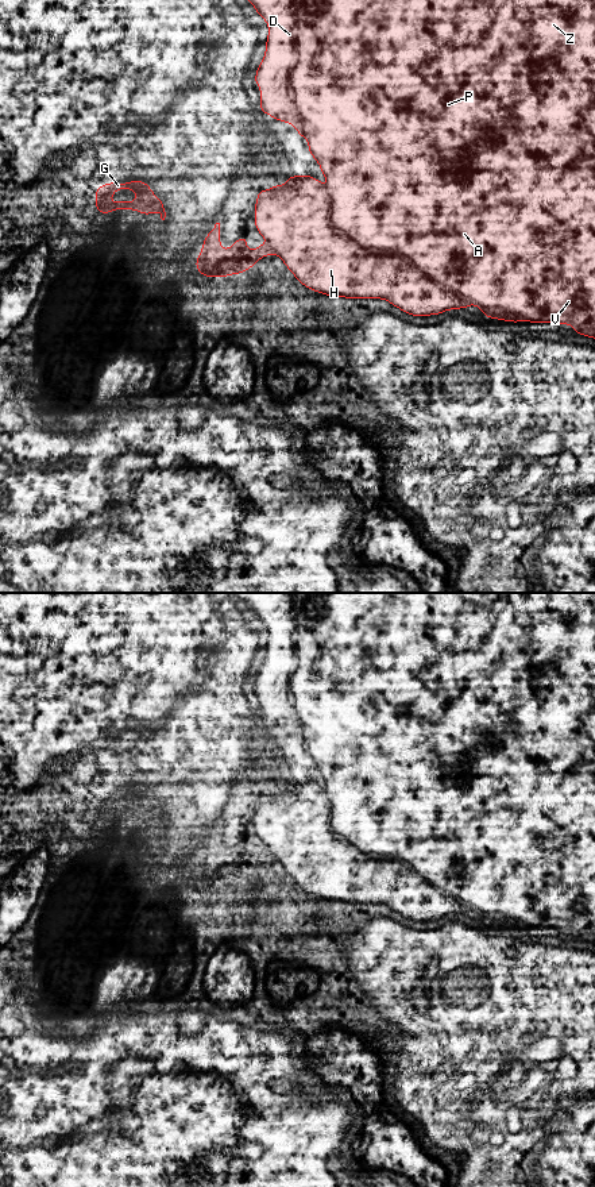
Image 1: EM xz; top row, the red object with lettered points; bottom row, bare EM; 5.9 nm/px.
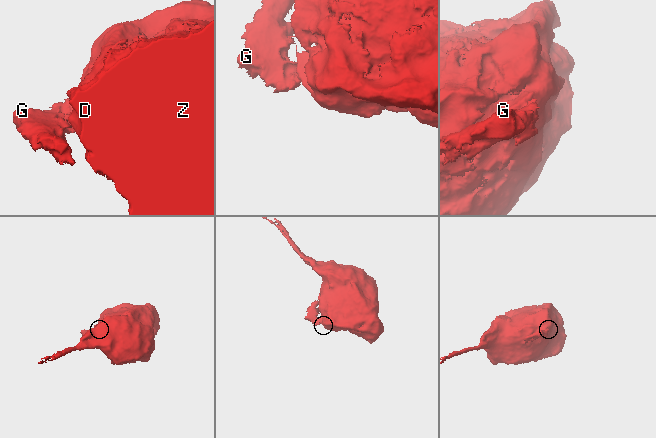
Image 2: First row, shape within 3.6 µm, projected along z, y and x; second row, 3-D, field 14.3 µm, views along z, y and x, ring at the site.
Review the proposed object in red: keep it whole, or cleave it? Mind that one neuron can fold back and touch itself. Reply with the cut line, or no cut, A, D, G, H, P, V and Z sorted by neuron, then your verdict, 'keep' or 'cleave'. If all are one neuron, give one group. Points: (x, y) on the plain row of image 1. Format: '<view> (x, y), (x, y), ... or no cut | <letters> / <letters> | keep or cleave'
xz (269, 850), (277, 858) | A D H P V Z / G | cleave

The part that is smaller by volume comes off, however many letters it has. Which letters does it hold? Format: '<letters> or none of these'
G

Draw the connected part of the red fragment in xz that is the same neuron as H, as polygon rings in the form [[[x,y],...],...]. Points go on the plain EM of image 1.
[[[236,593],[236,594],[237,594],[237,596],[239,596],[239,598],[240,598],[240,600],[242,600],[242,601],[244,601],[244,602],[246,602],[246,604],[247,604],[247,605],[248,605],[248,606],[250,606],[250,608],[251,608],[251,609],[252,609],[252,610],[254,610],[254,612],[255,612],[255,614],[256,614],[256,617],[258,617],[258,618],[259,618],[259,620],[260,620],[260,621],[262,621],[262,623],[263,623],[263,624],[264,624],[264,625],[266,625],[266,627],[267,627],[267,629],[268,629],[268,643],[267,643],[267,647],[266,647],[266,659],[264,659],[264,662],[263,662],[263,666],[262,666],[262,667],[260,667],[260,670],[259,670],[259,672],[258,672],[258,677],[256,677],[256,679],[255,679],[255,689],[256,689],[256,690],[259,690],[259,691],[260,691],[260,706],[259,706],[259,708],[260,708],[260,717],[263,717],[263,718],[268,718],[268,720],[270,720],[270,721],[271,721],[271,722],[275,722],[275,724],[277,724],[277,725],[279,725],[279,727],[286,727],[286,728],[291,728],[291,729],[293,729],[293,731],[294,731],[294,732],[295,732],[295,735],[297,735],[297,736],[298,736],[298,739],[300,739],[300,741],[305,741],[305,743],[306,743],[306,745],[308,745],[308,747],[309,747],[309,759],[310,759],[310,760],[313,760],[313,762],[314,762],[314,763],[316,763],[316,764],[317,764],[317,767],[318,767],[318,770],[320,770],[320,772],[321,772],[321,776],[322,776],[322,778],[324,778],[324,779],[325,779],[325,783],[327,783],[327,787],[328,787],[328,793],[327,793],[327,794],[325,794],[325,793],[324,793],[324,791],[322,791],[322,790],[321,790],[321,787],[320,787],[320,786],[318,786],[318,785],[316,785],[316,783],[314,783],[314,782],[310,782],[310,781],[291,781],[291,782],[290,782],[290,783],[289,783],[289,785],[287,785],[287,786],[286,786],[286,789],[285,789],[285,790],[283,790],[283,791],[279,791],[279,790],[277,790],[277,789],[275,789],[275,790],[274,790],[274,793],[273,793],[273,794],[266,794],[266,795],[260,795],[260,797],[259,797],[259,798],[258,798],[258,803],[256,803],[256,810],[255,810],[255,814],[254,814],[254,816],[255,816],[255,825],[254,825],[254,826],[255,826],[255,830],[256,830],[256,835],[258,835],[258,836],[259,836],[259,837],[260,837],[260,840],[262,840],[262,841],[263,841],[263,843],[264,843],[264,844],[266,844],[266,845],[267,845],[267,847],[268,847],[268,851],[270,851],[270,852],[271,852],[271,853],[273,853],[273,855],[274,855],[274,856],[275,856],[275,858],[277,858],[277,859],[278,859],[278,860],[279,860],[279,862],[281,862],[281,863],[282,863],[282,866],[283,866],[283,867],[285,867],[285,870],[286,870],[286,871],[287,871],[287,874],[289,874],[289,875],[290,875],[290,876],[291,876],[291,878],[293,878],[293,879],[294,879],[294,880],[295,880],[295,883],[297,883],[297,885],[298,885],[298,886],[300,886],[300,887],[301,887],[301,889],[302,889],[302,890],[305,890],[305,891],[306,891],[306,893],[309,893],[309,894],[312,894],[312,895],[316,895],[316,897],[318,897],[318,898],[322,898],[322,899],[327,899],[327,901],[336,901],[336,902],[347,902],[347,903],[352,903],[352,905],[353,905],[353,903],[383,903],[383,905],[387,905],[387,906],[389,906],[389,907],[391,907],[391,909],[393,909],[393,910],[395,910],[395,912],[397,912],[397,913],[399,913],[399,914],[401,914],[401,916],[403,916],[403,917],[406,917],[406,918],[409,918],[409,920],[413,920],[413,921],[429,921],[429,920],[438,920],[438,918],[441,918],[441,917],[445,917],[445,916],[448,916],[448,914],[459,914],[459,913],[465,913],[465,914],[467,914],[467,913],[468,913],[468,910],[470,910],[470,909],[474,909],[474,910],[476,910],[476,912],[479,912],[479,913],[480,913],[480,916],[482,916],[482,918],[483,918],[483,920],[486,920],[486,921],[487,921],[487,922],[490,922],[490,924],[499,924],[499,925],[506,925],[506,926],[513,926],[513,928],[517,928],[517,926],[532,926],[532,928],[557,928],[557,929],[571,929],[571,930],[572,930],[572,932],[573,932],[573,936],[576,936],[576,937],[577,937],[577,939],[580,939],[580,940],[583,940],[583,941],[591,941],[591,943],[594,943],[594,944],[595,944],[595,593]]]

